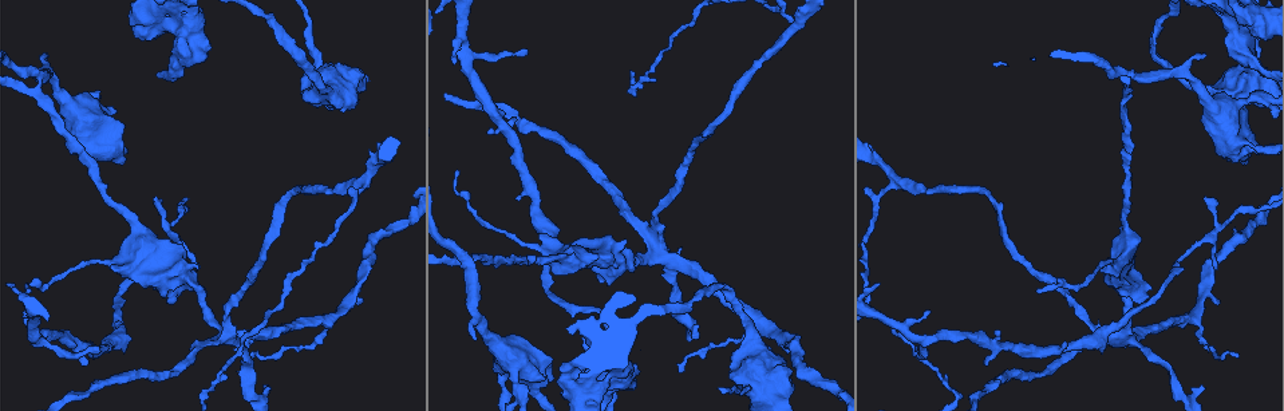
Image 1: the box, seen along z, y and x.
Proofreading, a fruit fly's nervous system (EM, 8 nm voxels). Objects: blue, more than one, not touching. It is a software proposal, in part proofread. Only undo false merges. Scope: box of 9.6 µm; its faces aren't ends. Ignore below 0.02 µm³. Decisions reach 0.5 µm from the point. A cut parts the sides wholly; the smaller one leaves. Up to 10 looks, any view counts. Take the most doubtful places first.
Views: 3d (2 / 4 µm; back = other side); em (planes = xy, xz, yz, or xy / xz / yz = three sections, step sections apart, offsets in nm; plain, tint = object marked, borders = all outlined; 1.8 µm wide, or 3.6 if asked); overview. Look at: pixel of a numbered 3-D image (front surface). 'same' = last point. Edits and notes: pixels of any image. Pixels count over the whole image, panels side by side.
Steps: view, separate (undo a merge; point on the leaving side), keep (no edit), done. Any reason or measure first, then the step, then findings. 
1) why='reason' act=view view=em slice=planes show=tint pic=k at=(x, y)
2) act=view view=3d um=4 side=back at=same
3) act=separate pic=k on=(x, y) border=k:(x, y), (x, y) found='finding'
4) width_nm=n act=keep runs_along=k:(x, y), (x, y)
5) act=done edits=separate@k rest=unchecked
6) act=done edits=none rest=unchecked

why='four or more arms meet' act=view view=3d um=4 pic=1 at=(1120, 334)

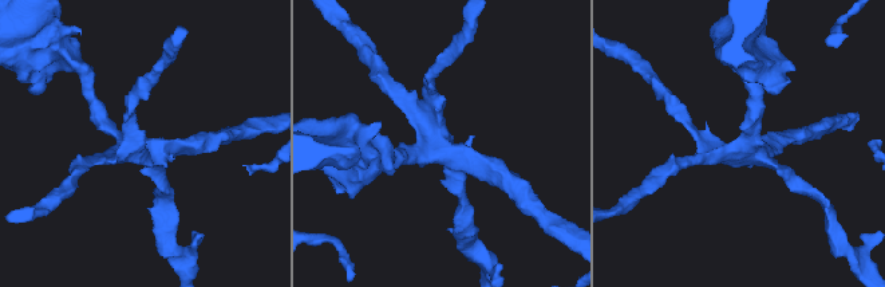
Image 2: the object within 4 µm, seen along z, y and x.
why='now the EM' act=view view=em slice=planes show=borders pic=2 at=(429, 147)

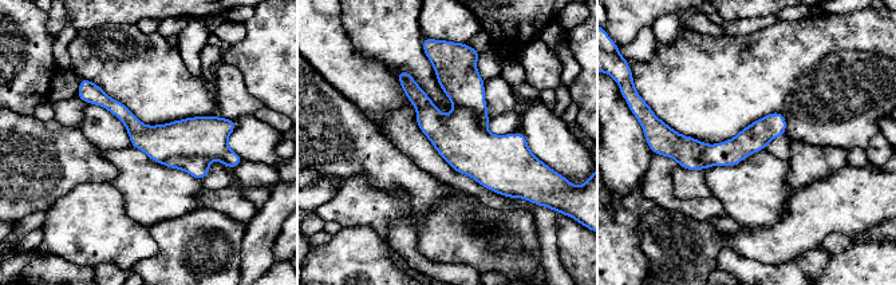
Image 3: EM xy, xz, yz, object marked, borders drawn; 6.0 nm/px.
act=separate pic=3 on=(198, 167) border=3:(206, 158), (170, 155), (162, 162) found='a second neuron is stuck on'

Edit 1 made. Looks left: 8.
act=view view=overview

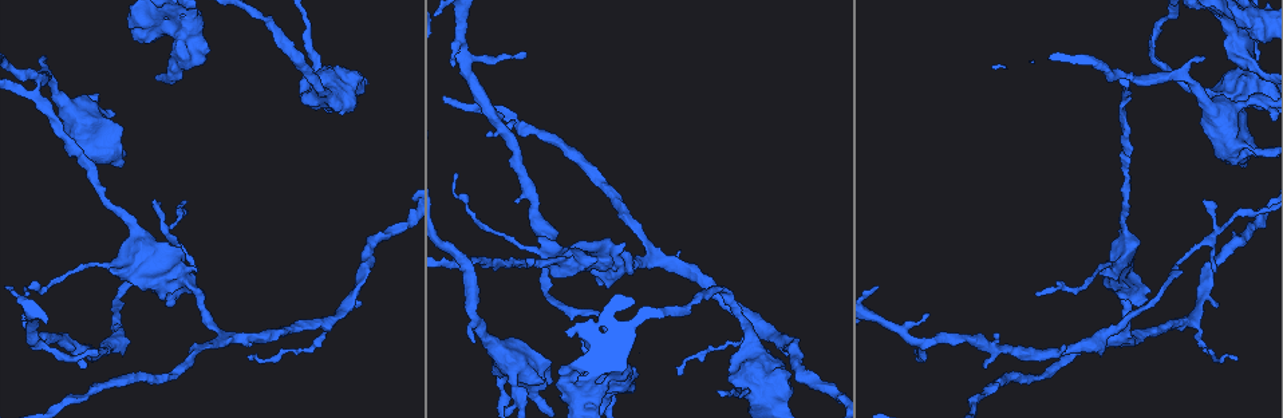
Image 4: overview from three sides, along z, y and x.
why='thick turns thin' act=view view=em um=3.6 slice=planes show=plain pic=4 at=(774, 398)

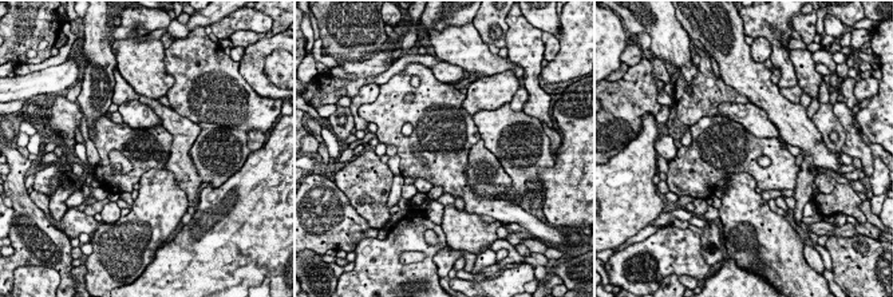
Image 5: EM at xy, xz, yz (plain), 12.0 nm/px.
why='what lies round it' act=view view=em um=3.6 slice=planes show=borders at=same

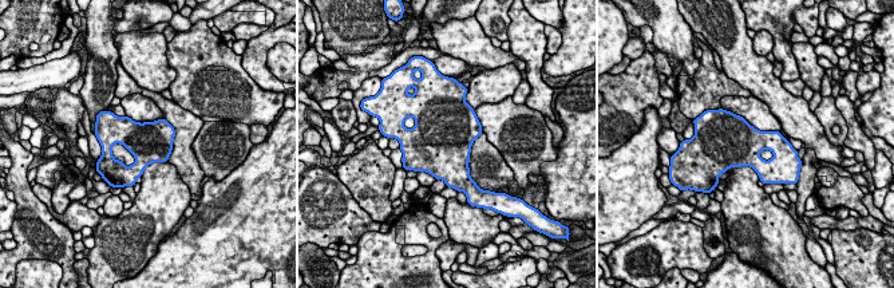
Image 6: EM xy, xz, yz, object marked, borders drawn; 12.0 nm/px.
act=keep found='one neuron here'

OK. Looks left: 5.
why='three-way junction' act=view view=3d um=4 pic=4 at=(1238, 36)

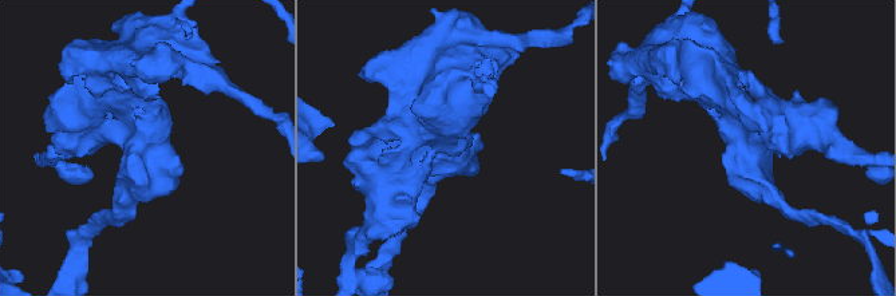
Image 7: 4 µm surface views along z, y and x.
why='shape alone is not enough' act=view view=em slice=yz step=4 show=tint pic=7 at=(751, 143)

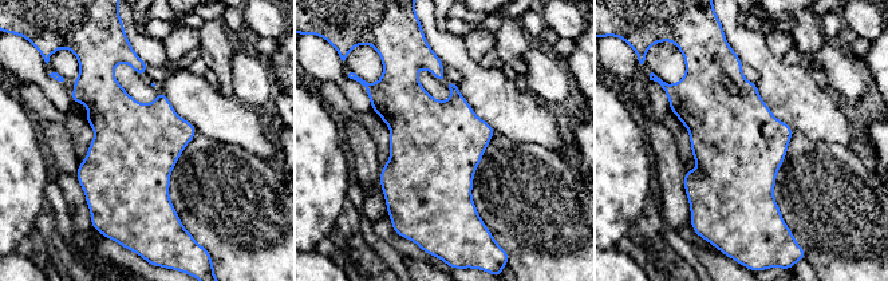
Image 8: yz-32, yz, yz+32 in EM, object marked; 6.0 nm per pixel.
why='cut it another way' act=view view=em slice=xz step=16 show=tint at=same

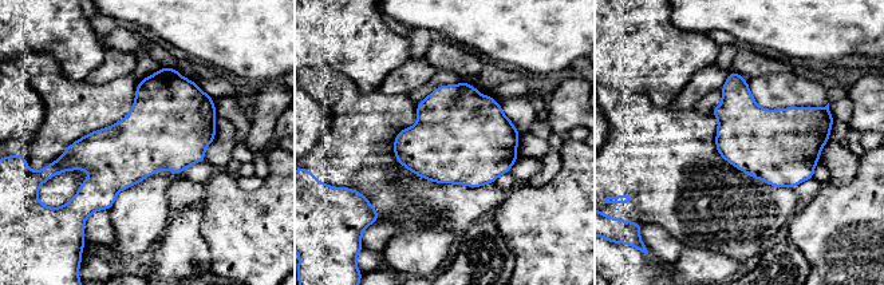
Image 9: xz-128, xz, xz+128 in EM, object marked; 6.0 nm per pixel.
width_nm=400 act=keep found='one neuron here'

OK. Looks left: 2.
act=done edits=separate@3 rest=unchecked

